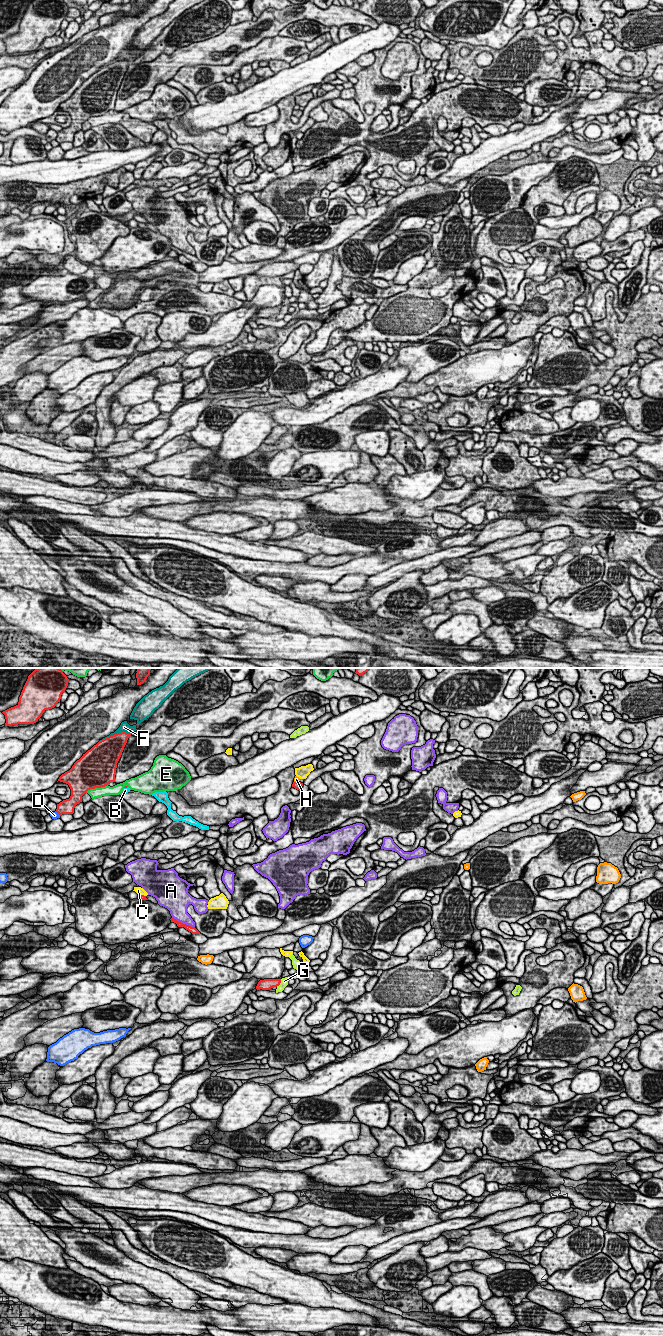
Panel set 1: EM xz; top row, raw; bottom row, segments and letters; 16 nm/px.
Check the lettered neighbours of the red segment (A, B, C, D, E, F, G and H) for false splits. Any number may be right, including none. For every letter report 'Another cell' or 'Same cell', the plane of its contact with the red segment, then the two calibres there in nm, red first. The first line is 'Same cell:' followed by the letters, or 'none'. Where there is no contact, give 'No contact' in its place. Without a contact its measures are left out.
Same cell: B
A: Another cell. Touches red in xz. Thickness 120 nm (red) against 280 nm
B: Same cell. Touches red in xz. Thickness 30 nm (red) against 90 nm
C: Another cell. Touches red in xz. Thickness 90 nm (red) against 120 nm
D: Another cell. Touches red in xz. Thickness 240 nm (red) against 120 nm
E: Another cell. Touches red in xz. Thickness 500 nm (red) against 160 nm
F: Another cell. Touches red in xz. Thickness 380 nm (red) against 160 nm
G: Another cell. Touches red in xz. Thickness 190 nm (red) against 130 nm
H: Another cell. Touches red in xz. Thickness 130 nm (red) against 90 nm

